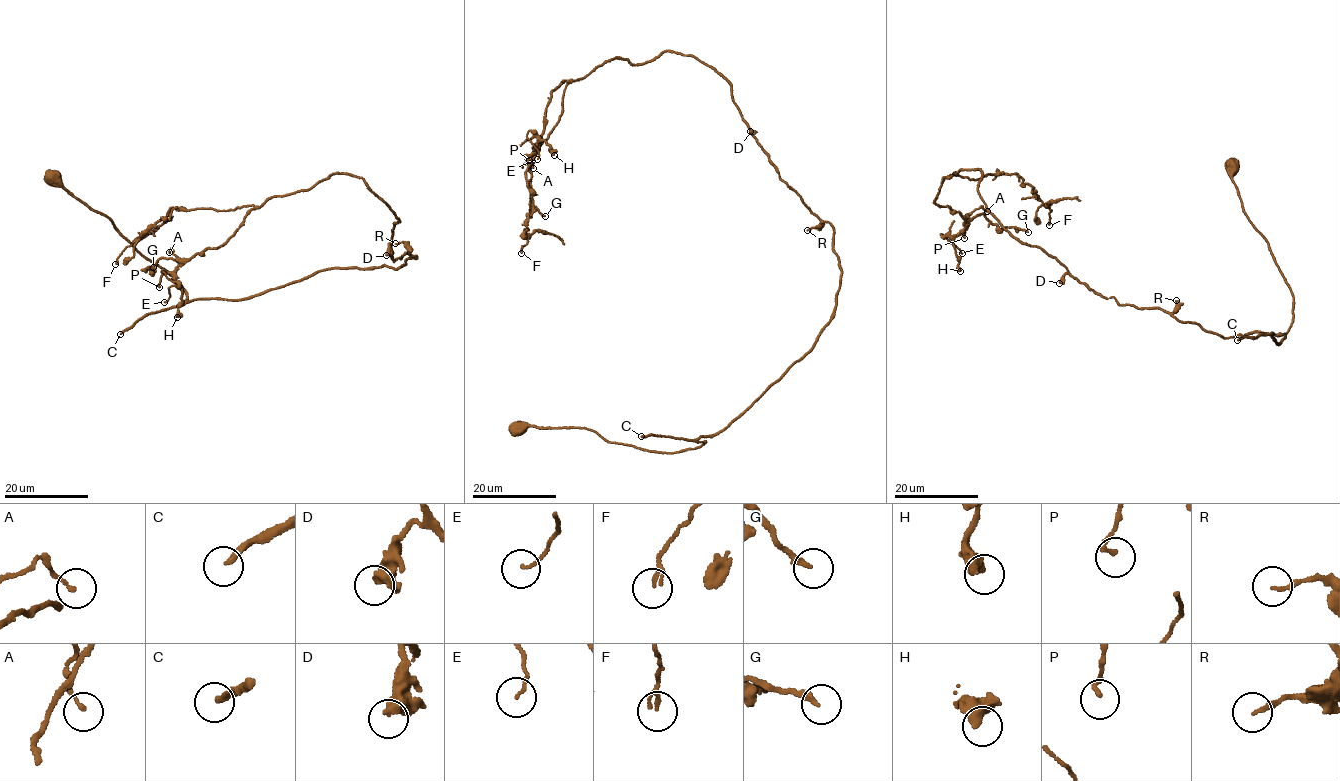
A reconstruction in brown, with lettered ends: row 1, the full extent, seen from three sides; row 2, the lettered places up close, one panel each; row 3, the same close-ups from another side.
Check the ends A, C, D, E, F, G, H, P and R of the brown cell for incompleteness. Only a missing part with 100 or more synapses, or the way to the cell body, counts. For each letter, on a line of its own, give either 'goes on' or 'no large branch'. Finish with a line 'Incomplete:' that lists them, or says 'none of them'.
A: no large branch
C: goes on
D: no large branch
E: no large branch
F: no large branch
G: no large branch
H: no large branch
P: no large branch
R: no large branch
Incomplete: C

